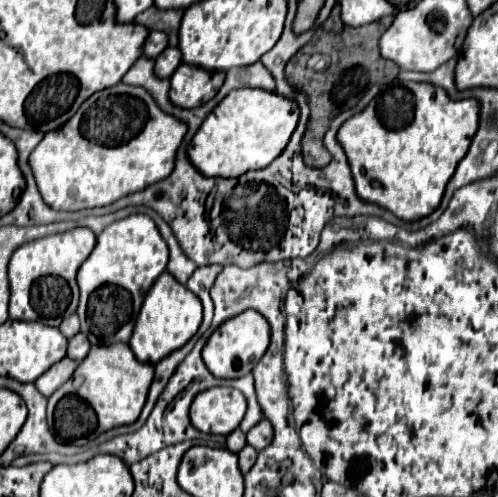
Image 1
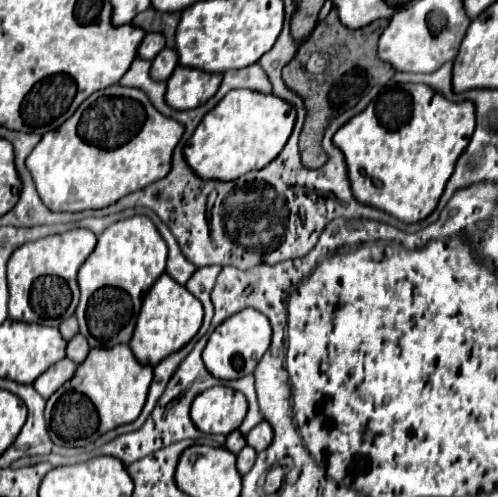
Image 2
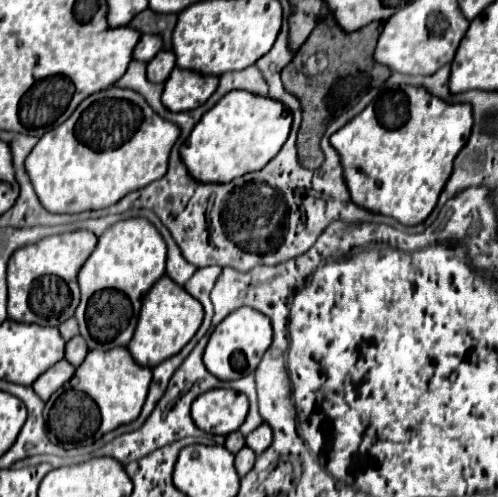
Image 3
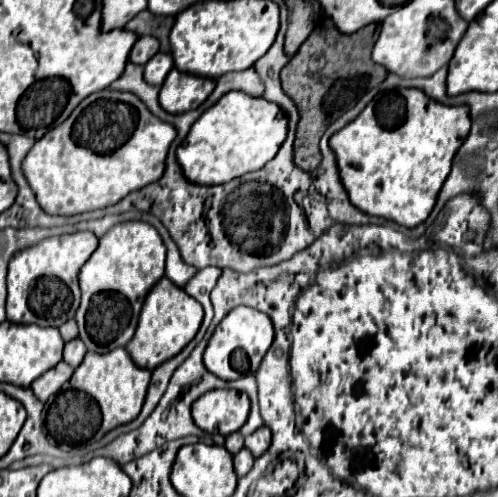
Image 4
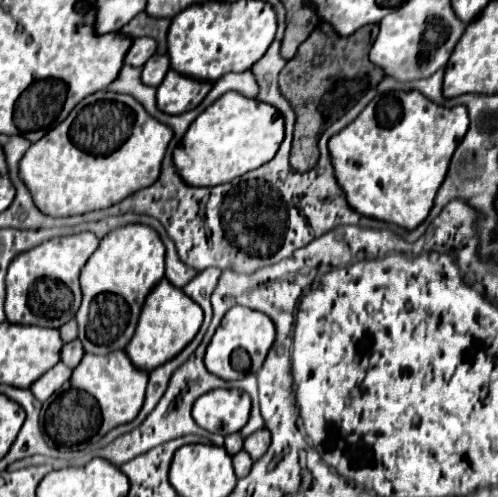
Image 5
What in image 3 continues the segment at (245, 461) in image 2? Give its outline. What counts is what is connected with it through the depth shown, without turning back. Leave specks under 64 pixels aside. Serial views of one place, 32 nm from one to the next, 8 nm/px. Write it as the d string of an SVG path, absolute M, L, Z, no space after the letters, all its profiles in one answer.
M248 446L242 448L242 450L236 454L236 472L238 472L240 476L246 476L246 474L252 470L254 460L256 460L254 450L248 448Z

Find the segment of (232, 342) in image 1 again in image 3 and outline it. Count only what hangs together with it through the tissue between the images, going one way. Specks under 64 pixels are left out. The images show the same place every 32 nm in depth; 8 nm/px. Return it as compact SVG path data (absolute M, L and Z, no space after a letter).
M240 308L232 312L228 318L224 318L212 332L206 350L204 350L204 364L208 372L212 372L220 380L238 380L246 374L252 374L268 350L272 342L272 326L270 320L254 310L254 308Z

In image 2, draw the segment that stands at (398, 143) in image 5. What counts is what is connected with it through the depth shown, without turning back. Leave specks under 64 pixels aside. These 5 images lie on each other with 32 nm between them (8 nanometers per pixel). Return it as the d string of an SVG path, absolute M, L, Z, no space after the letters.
M392 84L386 86L364 112L350 118L336 134L334 144L344 150L348 176L352 180L352 192L358 202L380 208L398 220L412 224L426 218L444 192L448 178L454 172L456 160L468 146L476 128L476 106L470 100L450 102L442 92L426 84Z

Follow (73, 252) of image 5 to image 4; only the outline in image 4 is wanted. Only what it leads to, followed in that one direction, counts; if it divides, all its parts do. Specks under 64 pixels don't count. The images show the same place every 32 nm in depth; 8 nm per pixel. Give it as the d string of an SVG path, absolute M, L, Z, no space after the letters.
M74 232L46 238L40 244L16 252L8 264L8 320L20 324L60 326L74 318L80 304L78 272L96 246L98 238L92 232Z

